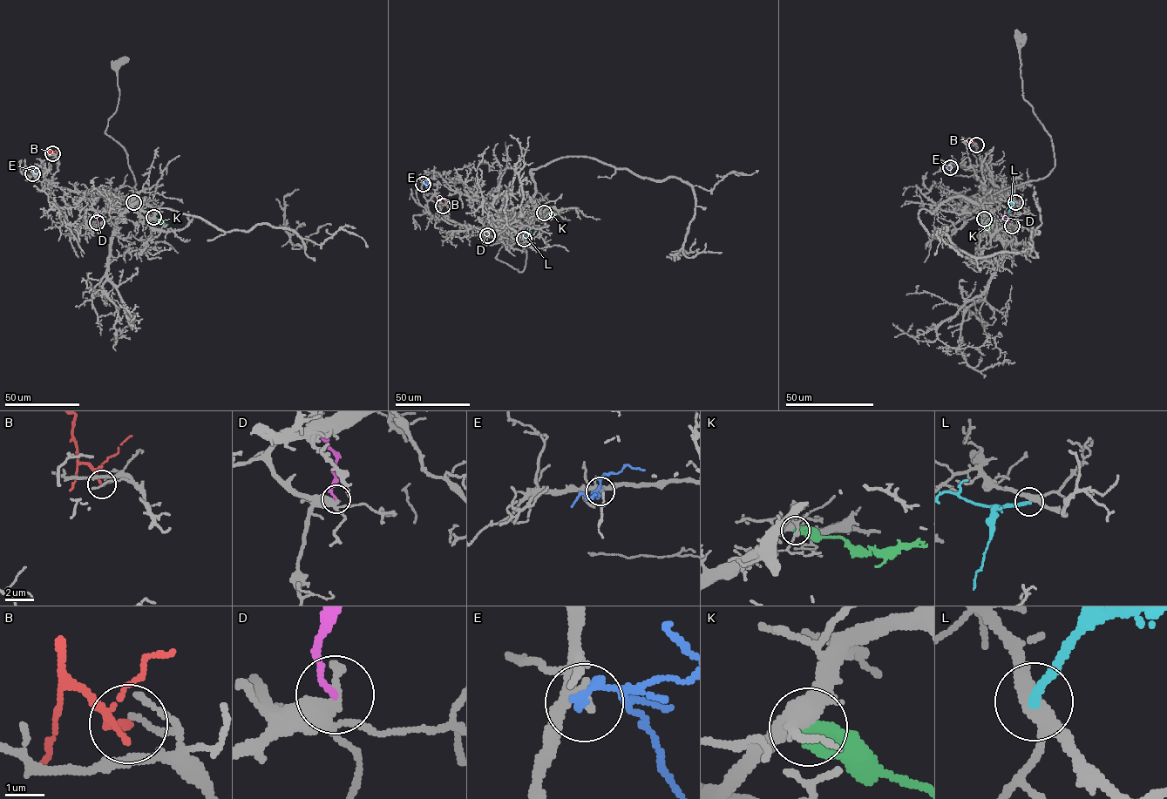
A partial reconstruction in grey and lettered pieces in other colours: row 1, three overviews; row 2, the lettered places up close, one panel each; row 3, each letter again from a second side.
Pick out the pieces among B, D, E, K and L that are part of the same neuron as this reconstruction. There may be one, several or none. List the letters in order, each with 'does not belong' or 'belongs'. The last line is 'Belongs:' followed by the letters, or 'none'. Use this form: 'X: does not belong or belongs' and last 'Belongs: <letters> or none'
B: does not belong
D: does not belong
E: does not belong
K: does not belong
L: does not belong
Belongs: none

